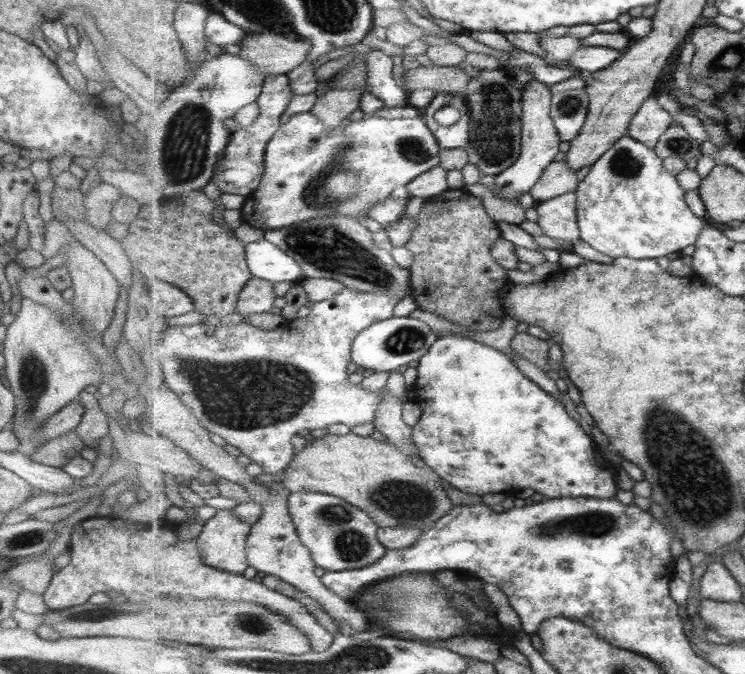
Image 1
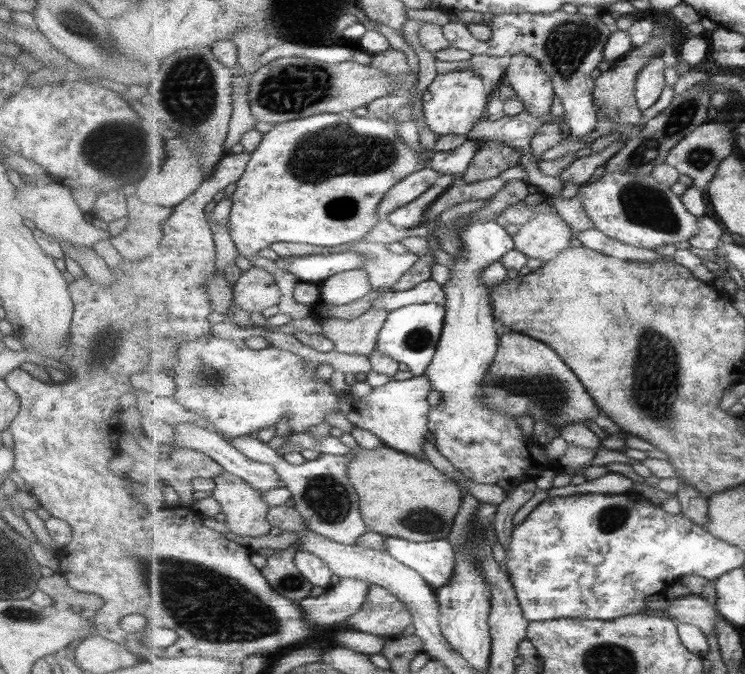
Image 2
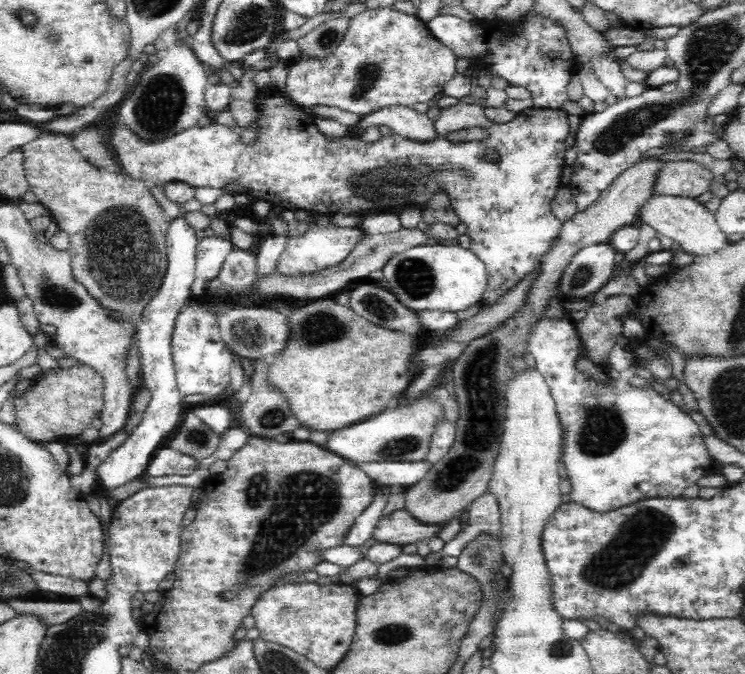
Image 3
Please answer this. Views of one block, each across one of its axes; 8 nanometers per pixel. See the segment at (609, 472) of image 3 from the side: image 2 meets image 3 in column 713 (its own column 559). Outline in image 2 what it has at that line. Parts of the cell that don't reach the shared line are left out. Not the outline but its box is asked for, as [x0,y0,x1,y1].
[425,215,560,484]

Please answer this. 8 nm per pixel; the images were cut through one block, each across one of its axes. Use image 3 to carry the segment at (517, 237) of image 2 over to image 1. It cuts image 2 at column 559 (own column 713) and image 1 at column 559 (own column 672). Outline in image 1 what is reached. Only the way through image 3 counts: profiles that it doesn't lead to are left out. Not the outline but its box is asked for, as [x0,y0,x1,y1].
[535,192,581,244]

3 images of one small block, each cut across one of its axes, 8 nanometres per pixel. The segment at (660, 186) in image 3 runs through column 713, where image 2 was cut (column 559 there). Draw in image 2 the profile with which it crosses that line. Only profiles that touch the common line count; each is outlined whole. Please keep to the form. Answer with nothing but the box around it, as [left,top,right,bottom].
[558,140,627,186]

